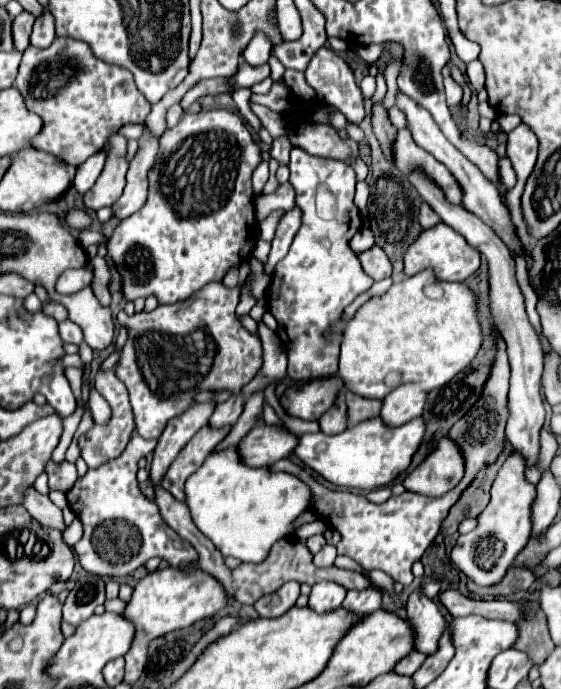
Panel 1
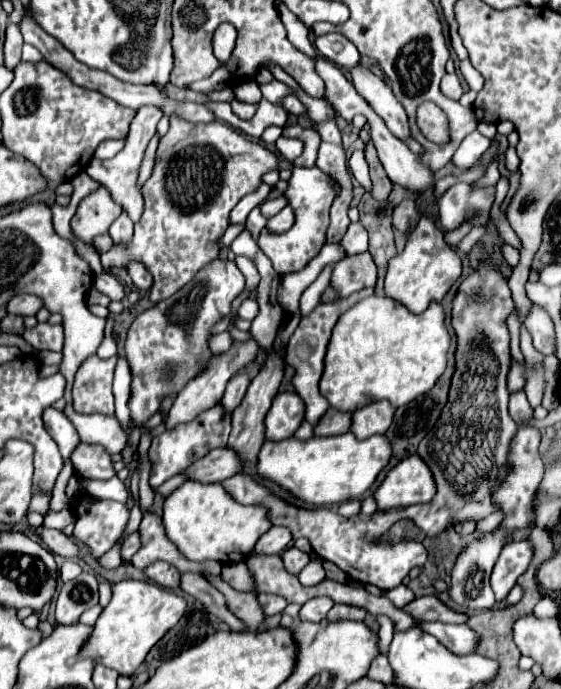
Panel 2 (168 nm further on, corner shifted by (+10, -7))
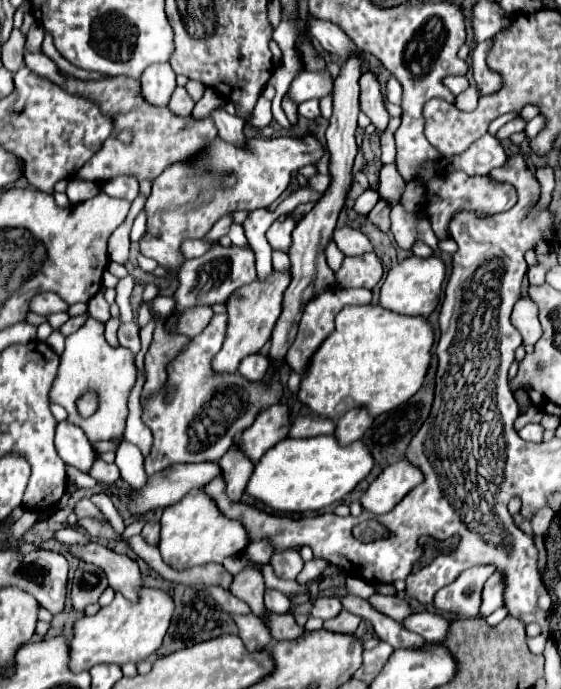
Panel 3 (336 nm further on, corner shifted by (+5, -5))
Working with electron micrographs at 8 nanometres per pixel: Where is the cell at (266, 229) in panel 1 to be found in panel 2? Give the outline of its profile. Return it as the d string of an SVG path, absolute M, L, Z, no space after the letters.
M281 195L279 199L273 199L273 201L267 201L267 203L263 203L263 205L259 205L259 209L261 209L261 213L263 213L263 217L267 217L267 219L271 219L273 215L277 215L283 207L287 205L287 199Z

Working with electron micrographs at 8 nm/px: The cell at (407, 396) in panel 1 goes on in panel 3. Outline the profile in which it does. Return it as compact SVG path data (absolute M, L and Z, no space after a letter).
M350 409L336 421L334 437L340 445L350 445L362 437L362 433L370 427L372 417L366 413L366 409Z

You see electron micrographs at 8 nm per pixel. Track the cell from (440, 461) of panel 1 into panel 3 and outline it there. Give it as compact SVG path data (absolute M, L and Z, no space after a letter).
M402 459L386 467L370 483L366 493L360 497L360 503L366 511L374 515L384 515L394 509L398 501L402 501L402 497L406 497L406 493L410 493L410 489L418 485L418 481L422 481L422 471Z

